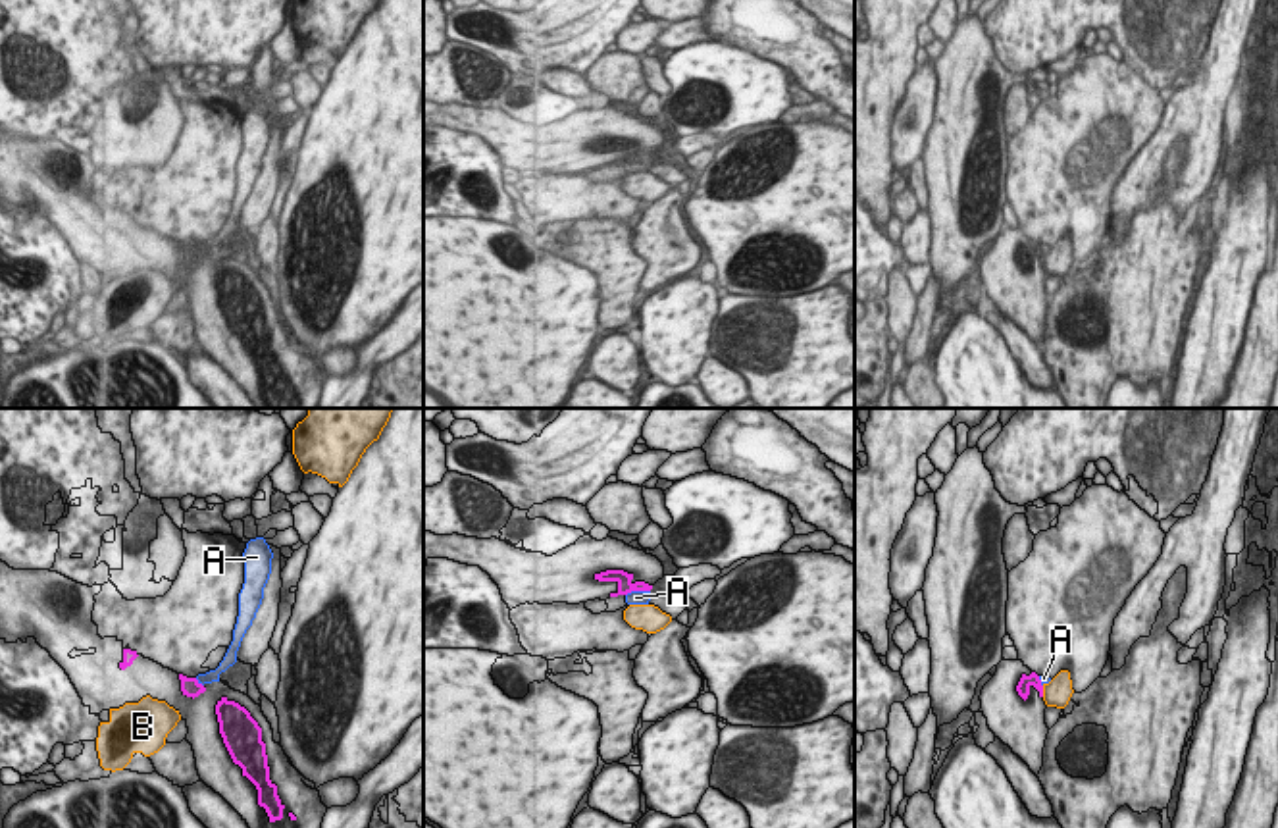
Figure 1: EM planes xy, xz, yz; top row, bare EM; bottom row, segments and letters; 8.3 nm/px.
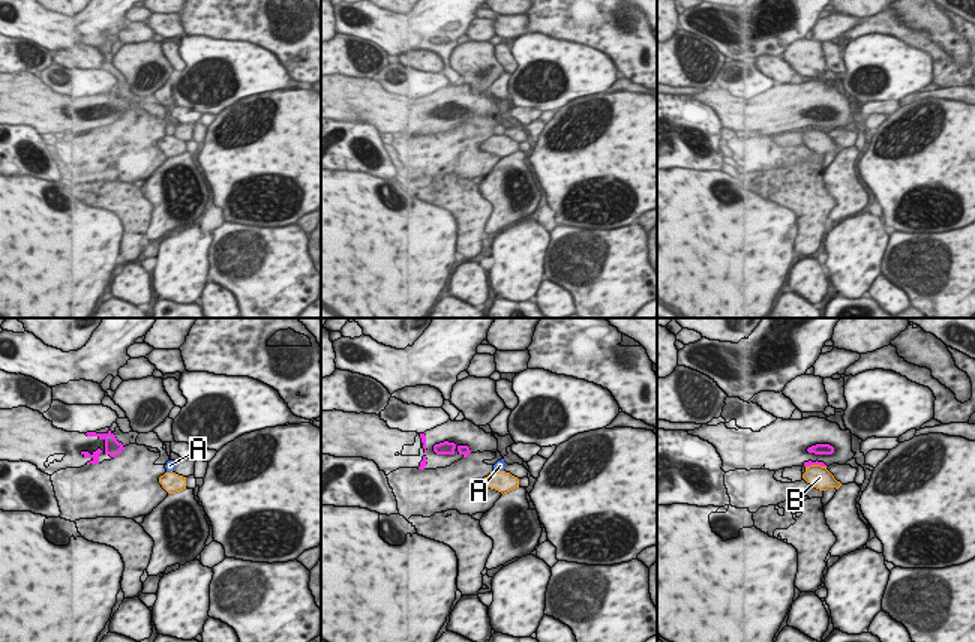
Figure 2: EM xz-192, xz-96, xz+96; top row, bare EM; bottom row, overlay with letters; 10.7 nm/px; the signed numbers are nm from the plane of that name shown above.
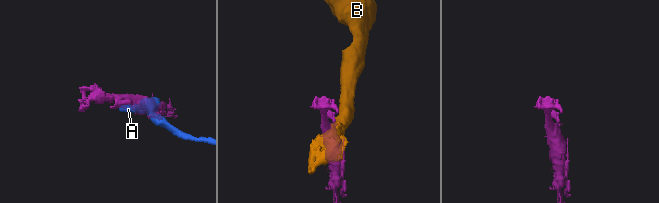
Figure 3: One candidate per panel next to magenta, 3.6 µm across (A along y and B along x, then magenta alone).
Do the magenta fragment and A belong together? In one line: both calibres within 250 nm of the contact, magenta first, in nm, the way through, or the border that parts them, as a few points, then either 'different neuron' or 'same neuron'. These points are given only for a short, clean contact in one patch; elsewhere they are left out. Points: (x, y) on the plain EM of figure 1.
calibres 130 and 130 nm; border xz (649, 158), (632, 158), (626, 164); different neuron

